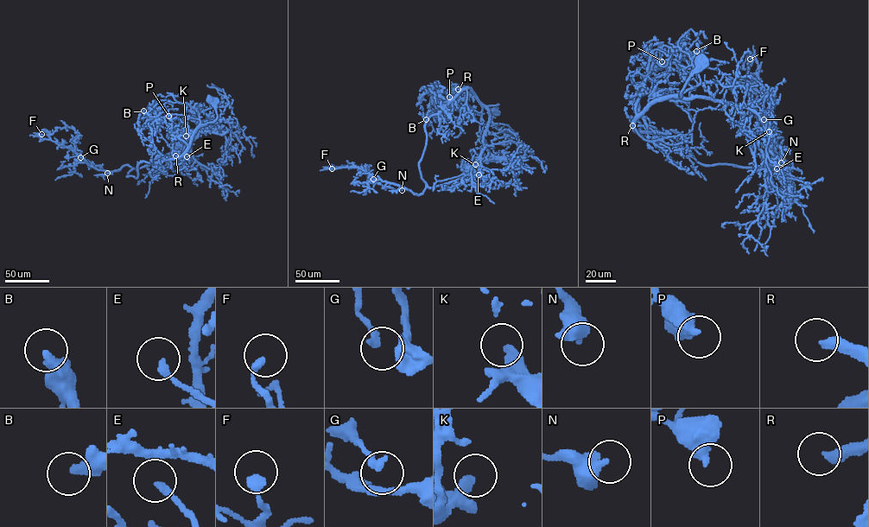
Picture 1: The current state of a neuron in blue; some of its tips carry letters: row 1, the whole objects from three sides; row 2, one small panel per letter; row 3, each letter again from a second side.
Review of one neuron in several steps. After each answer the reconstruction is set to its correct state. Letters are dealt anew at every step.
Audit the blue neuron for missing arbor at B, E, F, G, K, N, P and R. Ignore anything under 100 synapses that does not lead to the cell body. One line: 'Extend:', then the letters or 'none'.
Extend: R

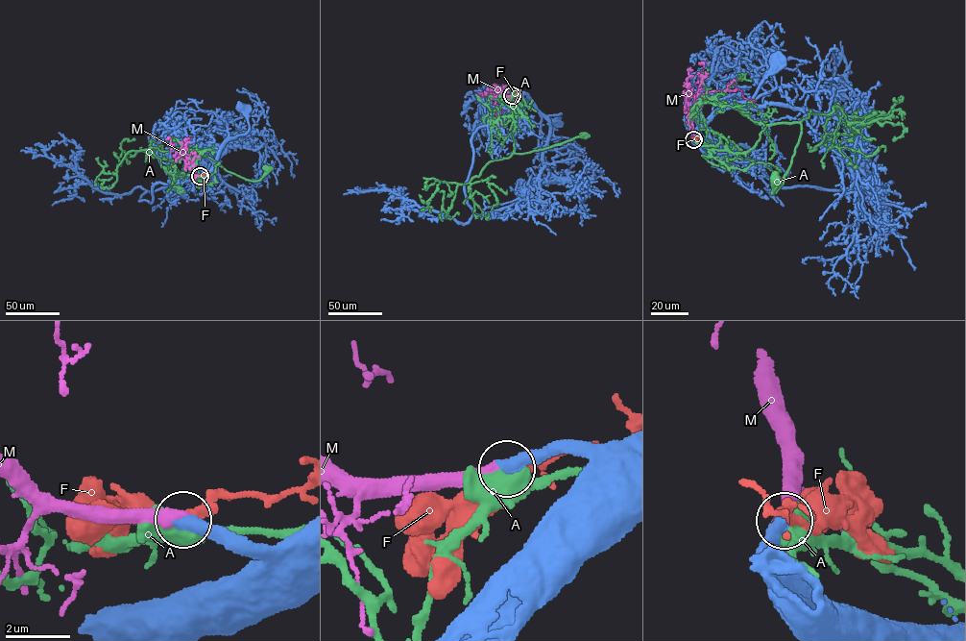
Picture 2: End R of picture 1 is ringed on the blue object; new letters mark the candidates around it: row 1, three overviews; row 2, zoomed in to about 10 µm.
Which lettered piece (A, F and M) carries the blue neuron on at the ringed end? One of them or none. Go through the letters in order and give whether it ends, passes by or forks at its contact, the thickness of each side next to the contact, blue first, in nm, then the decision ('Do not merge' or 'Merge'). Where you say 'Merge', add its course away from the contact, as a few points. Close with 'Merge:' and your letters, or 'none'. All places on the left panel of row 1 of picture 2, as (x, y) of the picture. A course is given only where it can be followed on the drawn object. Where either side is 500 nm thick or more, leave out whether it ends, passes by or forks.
A: Thickness 480 nm (blue) against 550 nm. Do not merge
F: It passes by. Thickness 480 nm (blue) against 280 nm. Do not merge
M: It ends there. Thickness 460 nm (blue) against 420 nm. Merge. Its course: (200, 176), (192, 172), (183, 153), (186, 145), (181, 144), (185, 147)
Merge: M

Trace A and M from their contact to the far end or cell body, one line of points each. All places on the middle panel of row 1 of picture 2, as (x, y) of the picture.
A: (513, 95), (509, 101), (515, 127), (512, 135), (515, 153), (543, 149), (585, 135)
M: (513, 95), (498, 91), (495, 94), (495, 104), (498, 109), (495, 117), (500, 127)

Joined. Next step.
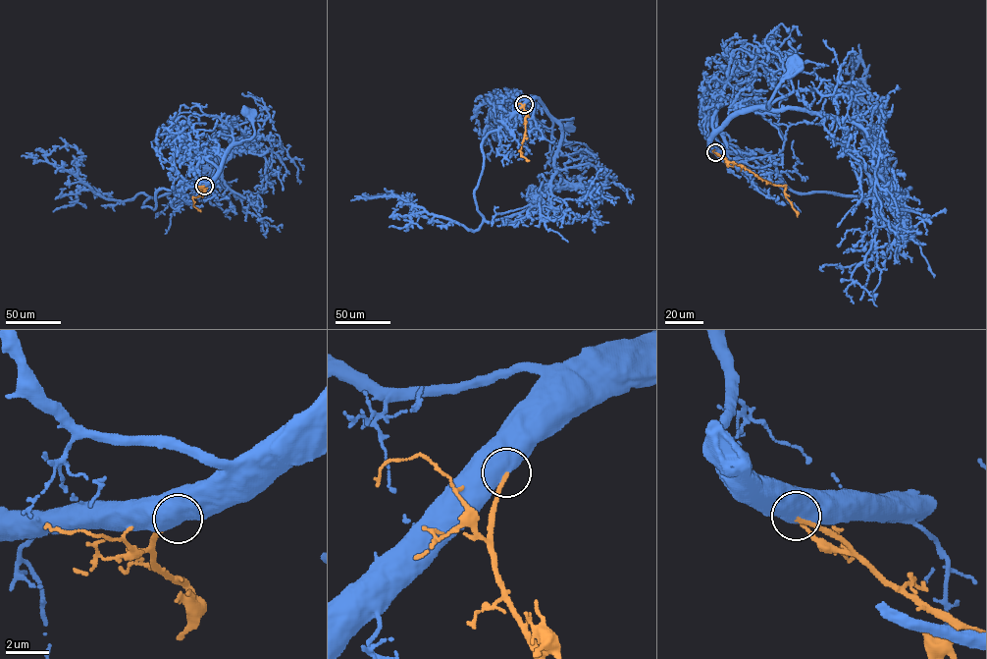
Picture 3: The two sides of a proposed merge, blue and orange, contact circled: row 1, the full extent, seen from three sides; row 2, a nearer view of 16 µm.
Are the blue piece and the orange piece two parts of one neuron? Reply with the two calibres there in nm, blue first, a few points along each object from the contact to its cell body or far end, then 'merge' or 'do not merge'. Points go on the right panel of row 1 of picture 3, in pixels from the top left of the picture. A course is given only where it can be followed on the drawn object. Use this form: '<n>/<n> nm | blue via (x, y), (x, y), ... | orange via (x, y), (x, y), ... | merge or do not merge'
750/190 nm | blue via (715, 152), (709, 145), (711, 135), (738, 114), (768, 108), (773, 92), (796, 64), (793, 64) | orange via (715, 152), (762, 179), (785, 186), (785, 195), (797, 217) | merge

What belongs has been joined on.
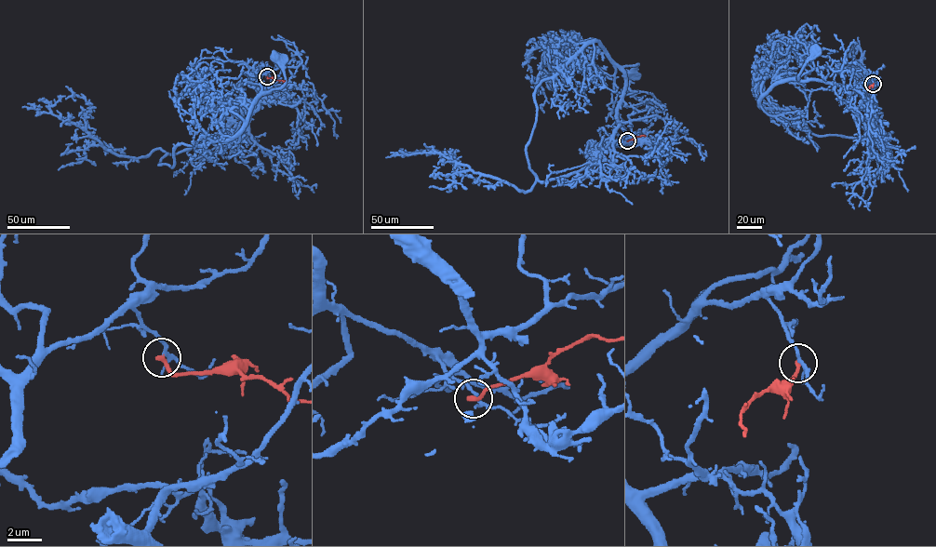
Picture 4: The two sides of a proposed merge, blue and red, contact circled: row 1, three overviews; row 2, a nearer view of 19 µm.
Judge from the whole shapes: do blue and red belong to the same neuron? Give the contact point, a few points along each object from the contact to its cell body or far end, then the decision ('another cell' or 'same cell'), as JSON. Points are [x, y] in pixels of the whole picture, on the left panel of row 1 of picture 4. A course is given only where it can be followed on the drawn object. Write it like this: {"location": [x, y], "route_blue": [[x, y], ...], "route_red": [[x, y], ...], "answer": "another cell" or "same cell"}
{"location": [267, 76], "route_blue": [[267, 76], [259, 75], [253, 87], [269, 86], [269, 92], [285, 82], [284, 68], [274, 57]], "route_red": [[267, 76], [285, 80]], "answer": "same cell"}

